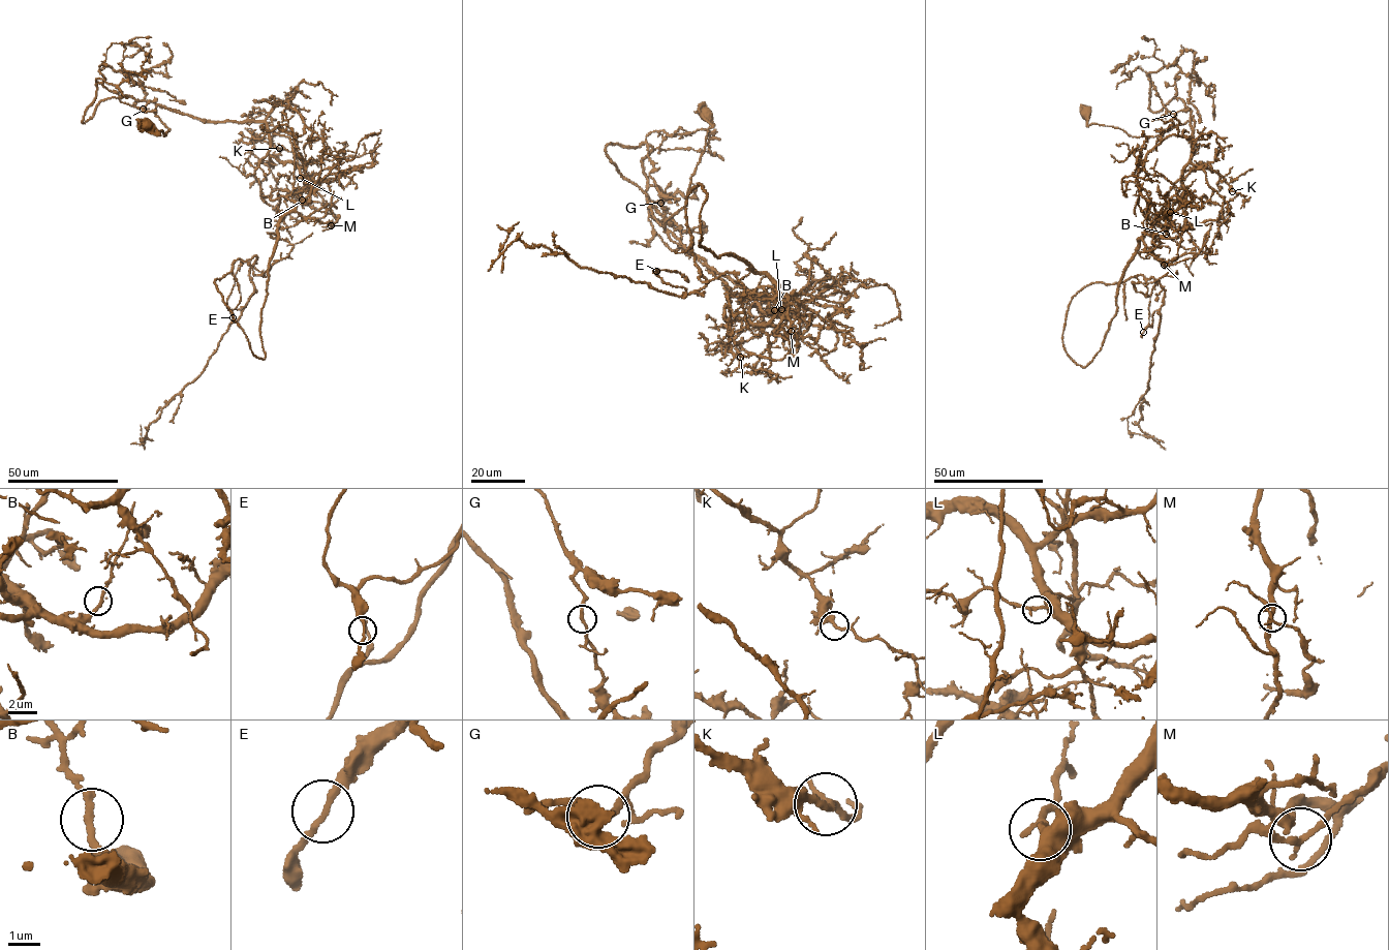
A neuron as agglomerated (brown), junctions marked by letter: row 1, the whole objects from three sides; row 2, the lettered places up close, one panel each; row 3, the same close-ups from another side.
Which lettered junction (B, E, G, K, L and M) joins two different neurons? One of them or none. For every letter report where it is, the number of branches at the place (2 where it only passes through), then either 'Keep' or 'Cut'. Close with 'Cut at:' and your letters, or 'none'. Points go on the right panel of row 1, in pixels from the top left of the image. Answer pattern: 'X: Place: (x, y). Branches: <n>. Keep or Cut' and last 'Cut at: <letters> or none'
B: Place: (1166, 234). Branches: 2. Keep
E: Place: (1143, 332). Branches: 2. Keep
G: Place: (1173, 114). Branches: 2. Keep
K: Place: (1232, 191). Branches: 2. Keep
L: Place: (1170, 212). Branches: 2. Keep
M: Place: (1164, 265). Branches: 2. Cut
Cut at: M

